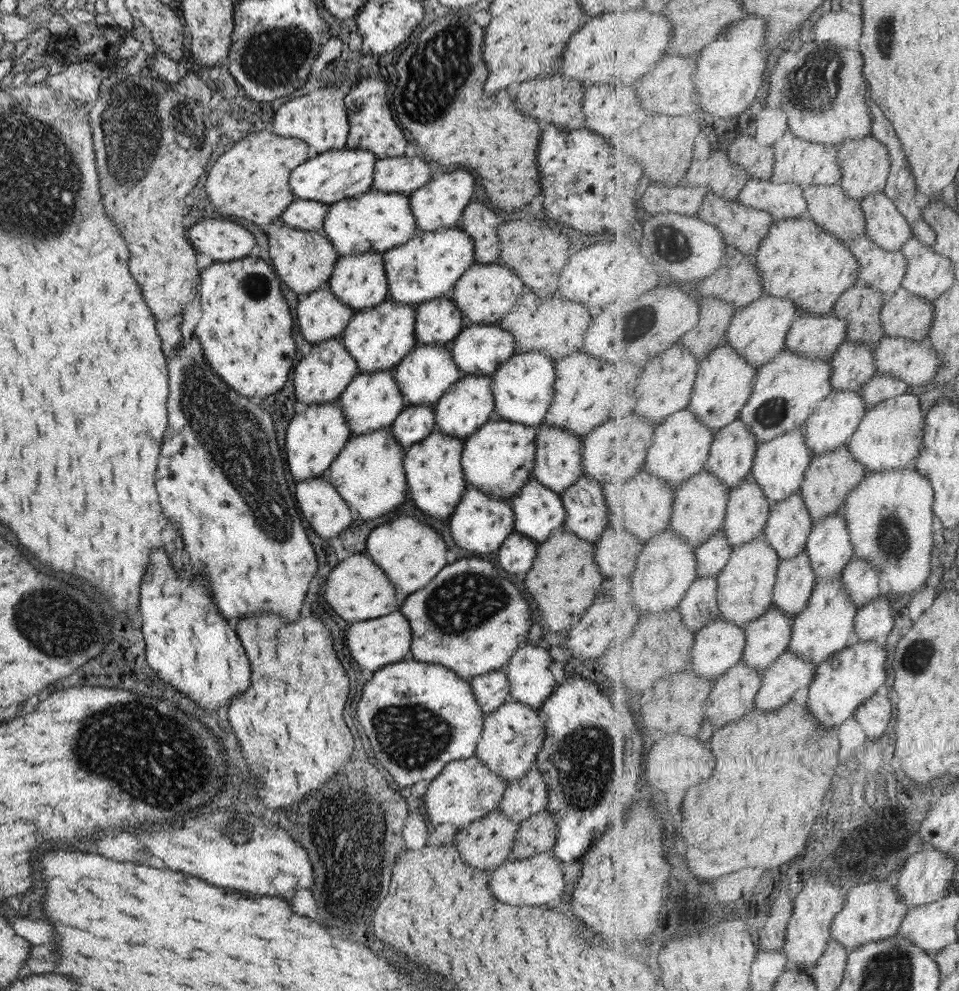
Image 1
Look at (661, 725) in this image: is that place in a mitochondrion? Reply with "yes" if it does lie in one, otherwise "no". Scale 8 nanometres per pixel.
no

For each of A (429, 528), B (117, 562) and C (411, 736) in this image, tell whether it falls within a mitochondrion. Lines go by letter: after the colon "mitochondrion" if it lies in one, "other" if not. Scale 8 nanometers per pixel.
A: other
B: other
C: mitochondrion

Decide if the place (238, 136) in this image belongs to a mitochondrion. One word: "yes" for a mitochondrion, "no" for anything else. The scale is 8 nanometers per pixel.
no

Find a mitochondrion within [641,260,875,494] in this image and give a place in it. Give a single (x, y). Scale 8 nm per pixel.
(774, 410)

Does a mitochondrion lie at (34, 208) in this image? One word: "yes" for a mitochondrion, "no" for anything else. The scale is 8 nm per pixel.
yes

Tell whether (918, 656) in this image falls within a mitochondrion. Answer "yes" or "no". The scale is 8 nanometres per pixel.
yes

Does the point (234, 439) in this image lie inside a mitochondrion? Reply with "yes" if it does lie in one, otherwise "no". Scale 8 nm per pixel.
yes

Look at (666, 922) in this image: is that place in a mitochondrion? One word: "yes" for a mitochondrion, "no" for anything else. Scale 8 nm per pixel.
no

